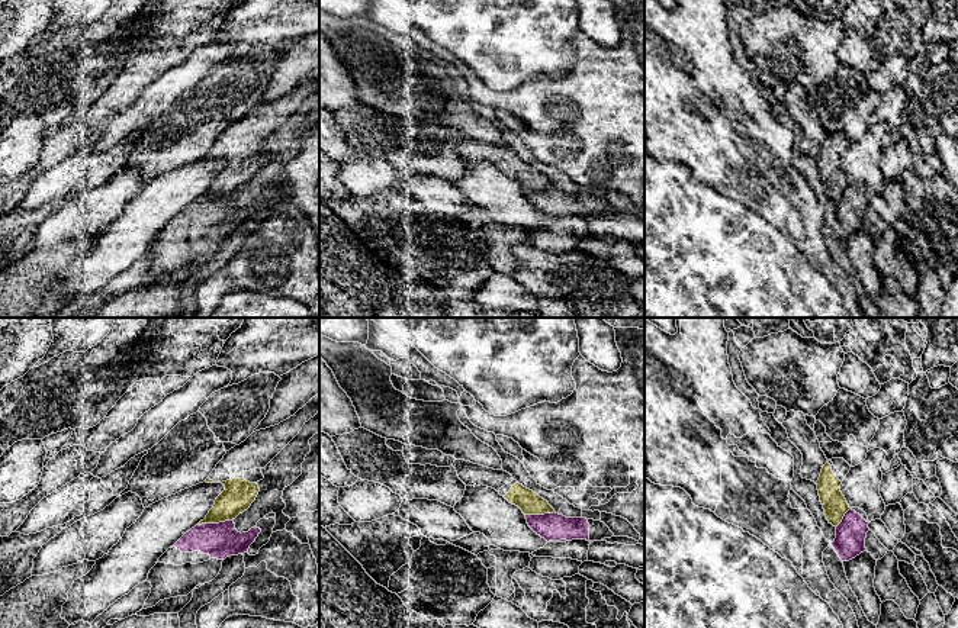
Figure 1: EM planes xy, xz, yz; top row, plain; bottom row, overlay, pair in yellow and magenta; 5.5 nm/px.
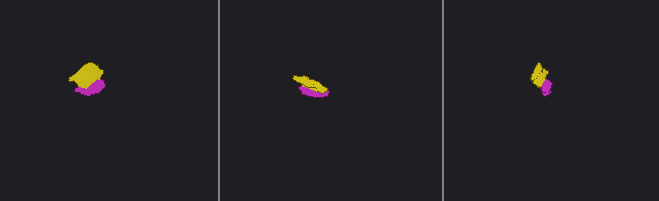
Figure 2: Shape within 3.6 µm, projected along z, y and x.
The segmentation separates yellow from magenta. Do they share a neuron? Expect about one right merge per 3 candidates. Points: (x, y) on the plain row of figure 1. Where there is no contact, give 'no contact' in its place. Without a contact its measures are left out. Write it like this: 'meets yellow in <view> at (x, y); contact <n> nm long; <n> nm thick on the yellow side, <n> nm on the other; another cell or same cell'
meets yellow in xy at (215, 197); contact 200 nm long; 170 nm thick on the yellow side, 190 nm on the other; another cell

